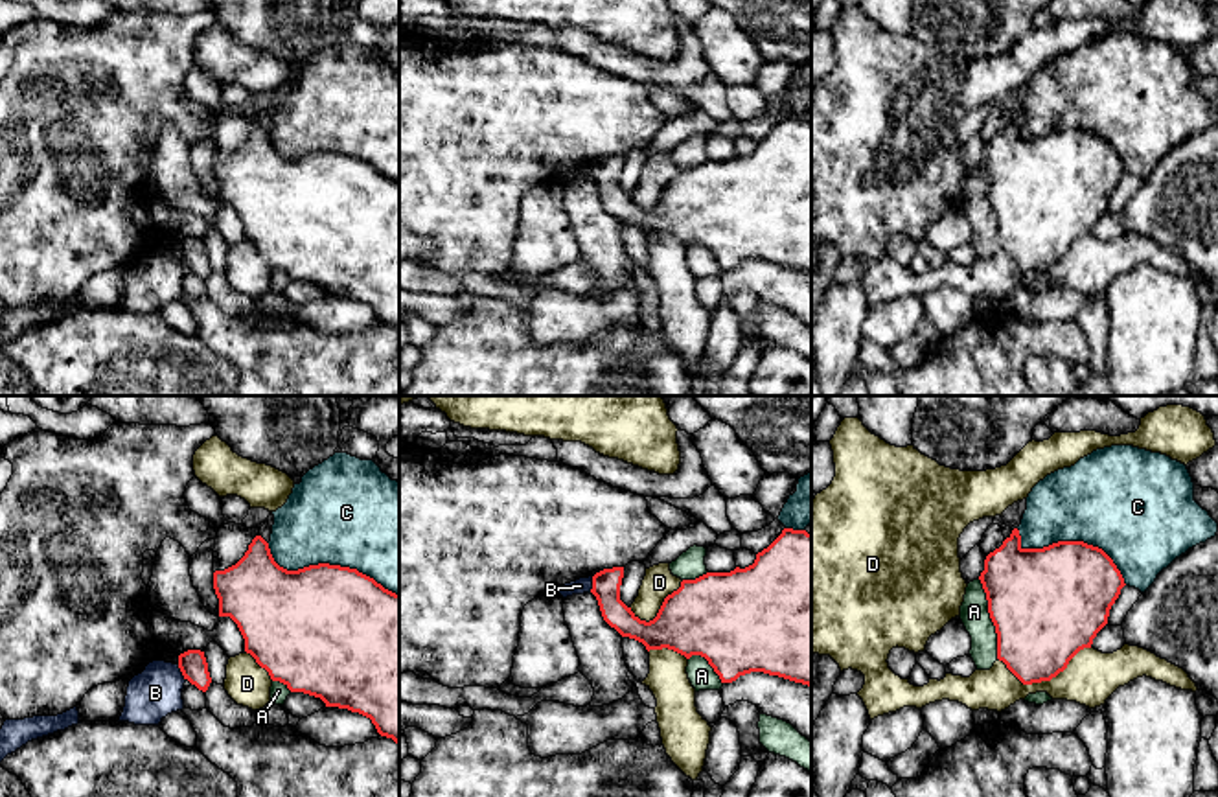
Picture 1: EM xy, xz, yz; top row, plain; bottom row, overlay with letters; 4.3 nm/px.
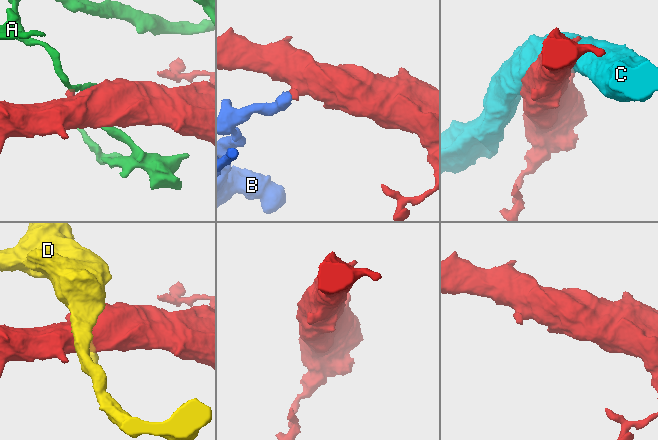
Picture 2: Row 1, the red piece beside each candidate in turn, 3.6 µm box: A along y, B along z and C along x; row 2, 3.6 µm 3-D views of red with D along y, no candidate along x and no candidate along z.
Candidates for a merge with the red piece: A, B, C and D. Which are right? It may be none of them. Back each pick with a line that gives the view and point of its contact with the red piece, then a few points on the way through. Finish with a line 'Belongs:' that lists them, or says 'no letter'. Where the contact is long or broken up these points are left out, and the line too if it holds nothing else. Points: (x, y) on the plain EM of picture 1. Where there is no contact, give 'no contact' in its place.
Belongs: no letter

